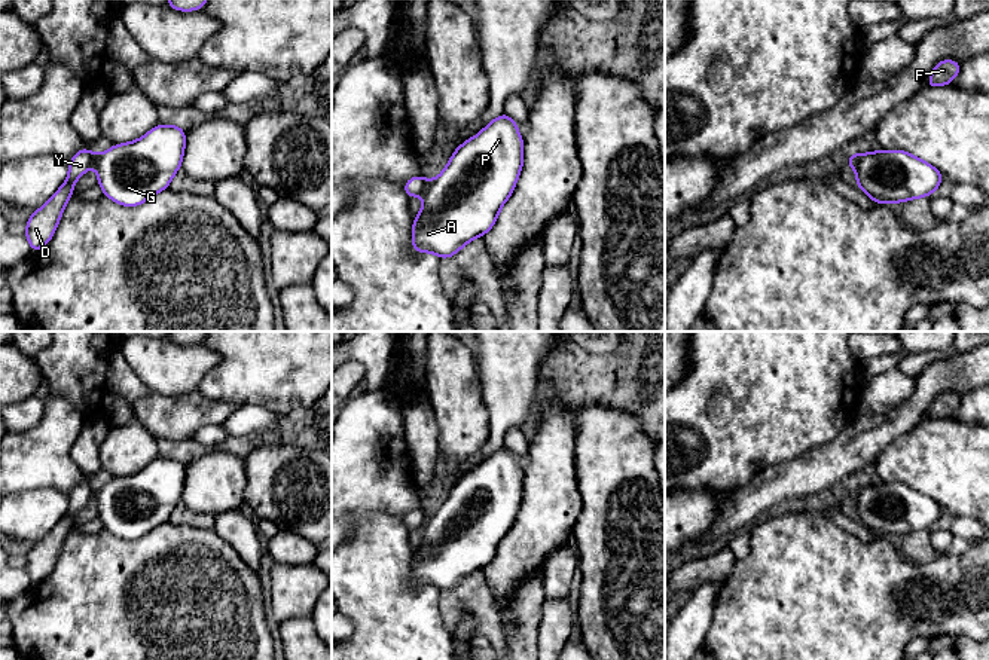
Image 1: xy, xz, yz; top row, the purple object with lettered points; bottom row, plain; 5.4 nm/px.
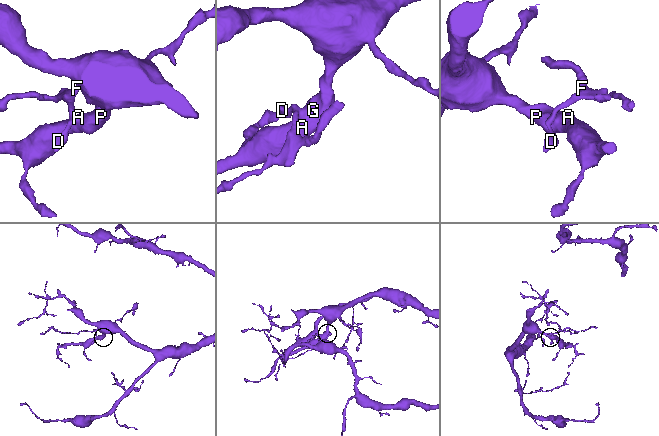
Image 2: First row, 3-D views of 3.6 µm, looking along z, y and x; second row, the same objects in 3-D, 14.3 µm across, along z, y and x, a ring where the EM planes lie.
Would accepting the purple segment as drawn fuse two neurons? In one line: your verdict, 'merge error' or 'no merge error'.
merge error

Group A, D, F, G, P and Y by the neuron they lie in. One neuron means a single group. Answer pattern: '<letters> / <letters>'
A G P / D F Y

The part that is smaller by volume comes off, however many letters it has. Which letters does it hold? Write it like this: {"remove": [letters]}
{"remove": ["D", "F", "Y"]}

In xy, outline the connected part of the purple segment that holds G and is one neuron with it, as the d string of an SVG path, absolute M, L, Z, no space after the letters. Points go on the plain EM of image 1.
M158 456L141 471L94 489L98 519L113 535L138 540L170 520L181 501L184 479L184 462Z

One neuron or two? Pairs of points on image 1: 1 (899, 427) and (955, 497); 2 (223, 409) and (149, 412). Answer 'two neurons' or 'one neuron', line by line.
1: two neurons
2: one neuron

